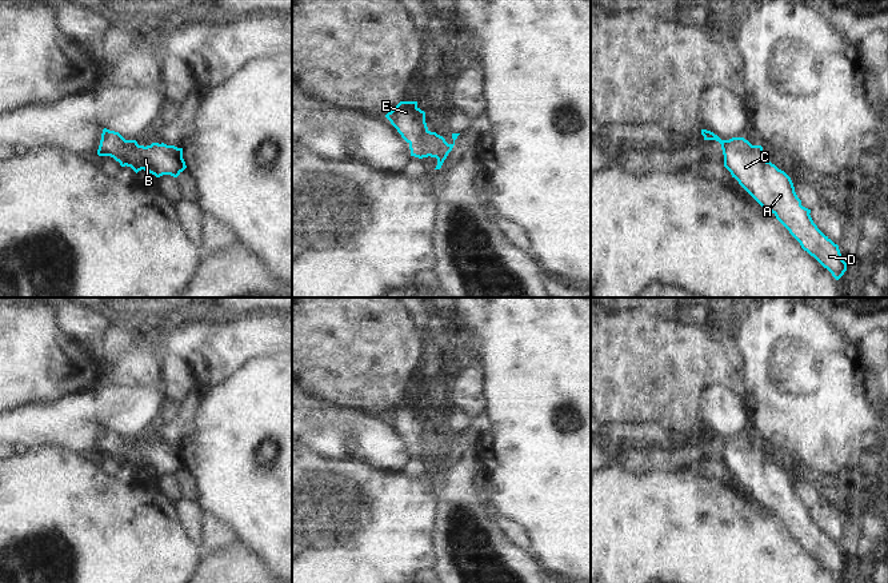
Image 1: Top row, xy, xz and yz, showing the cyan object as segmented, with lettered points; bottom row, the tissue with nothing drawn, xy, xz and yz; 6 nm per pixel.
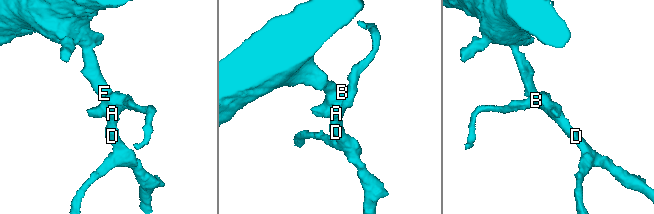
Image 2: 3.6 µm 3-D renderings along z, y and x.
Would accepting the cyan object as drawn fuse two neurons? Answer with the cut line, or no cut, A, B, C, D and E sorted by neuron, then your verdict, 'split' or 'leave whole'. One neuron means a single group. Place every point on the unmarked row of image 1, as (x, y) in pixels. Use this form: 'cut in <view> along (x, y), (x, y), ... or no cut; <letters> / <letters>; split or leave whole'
no cut; A B C D E; leave whole

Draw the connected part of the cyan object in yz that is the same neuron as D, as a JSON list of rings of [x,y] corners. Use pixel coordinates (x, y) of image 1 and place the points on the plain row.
[[[701,428],[704,439],[721,443],[724,466],[739,483],[789,530],[801,547],[813,555],[839,579],[847,570],[839,544],[825,535],[811,516],[811,508],[801,504],[791,476],[764,458],[761,444],[752,444],[744,436],[721,439]]]

